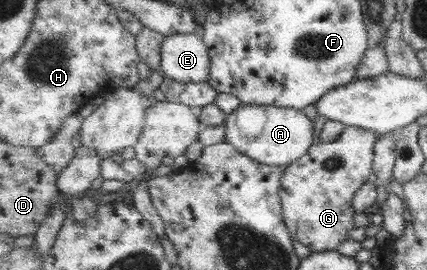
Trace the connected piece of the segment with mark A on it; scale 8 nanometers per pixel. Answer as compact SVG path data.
M242 104L234 113L228 115L227 122L224 125L227 127L226 142L264 165L287 167L306 157L315 145L315 123L303 111L291 107L261 105L255 109L251 104Z

